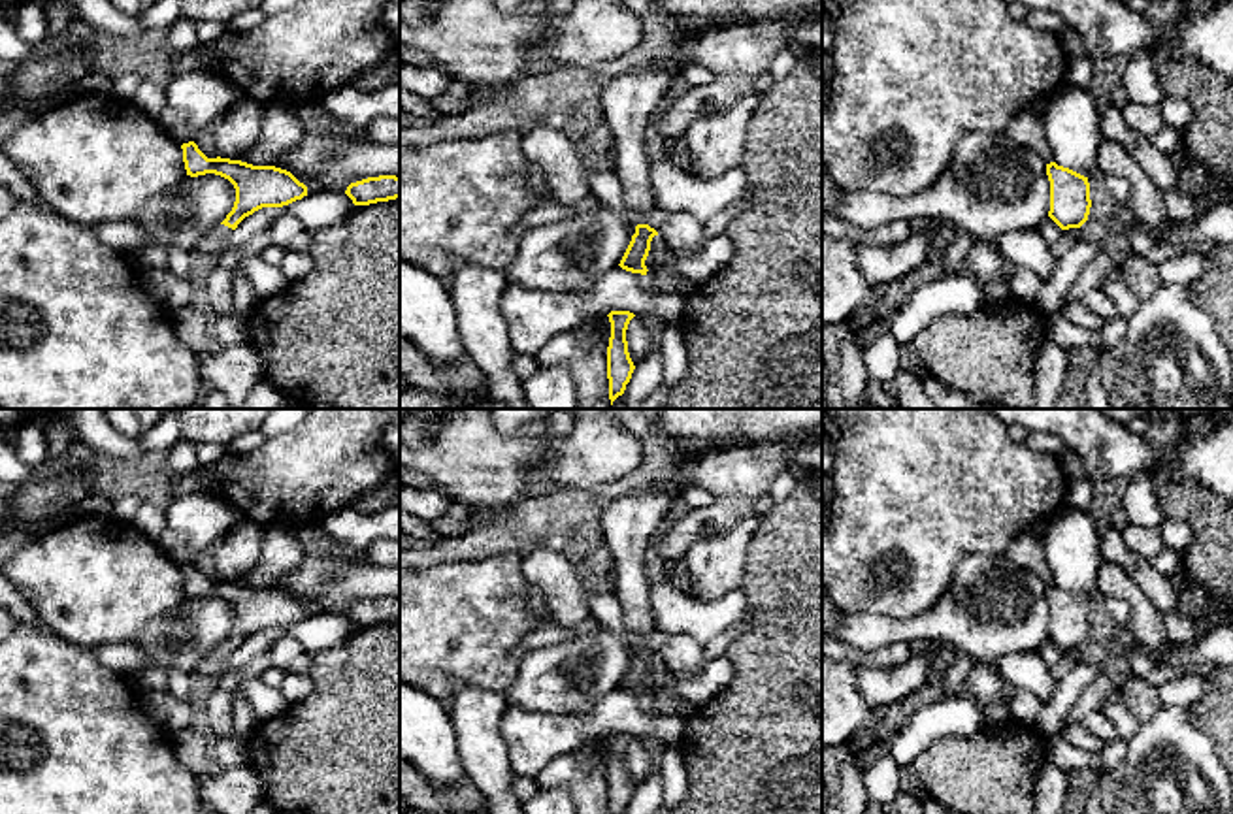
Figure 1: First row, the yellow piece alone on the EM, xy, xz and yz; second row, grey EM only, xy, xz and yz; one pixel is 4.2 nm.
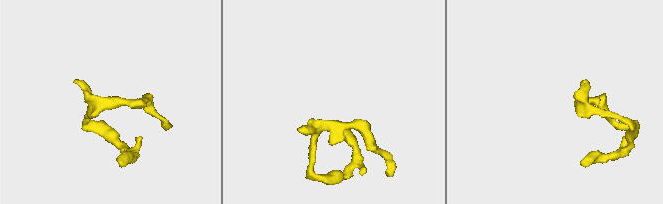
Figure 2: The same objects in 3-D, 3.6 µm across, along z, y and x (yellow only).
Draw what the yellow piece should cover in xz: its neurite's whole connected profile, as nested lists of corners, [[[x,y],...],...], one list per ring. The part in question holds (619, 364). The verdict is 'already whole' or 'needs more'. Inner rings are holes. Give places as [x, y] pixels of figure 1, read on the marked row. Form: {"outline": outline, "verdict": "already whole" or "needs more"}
{"outline": [[[611,311],[607,317],[611,322],[611,337],[607,347],[607,379],[609,399],[613,405],[613,401],[624,394],[626,384],[630,383],[635,369],[626,341],[628,324],[635,315],[630,311]]], "verdict": "already whole"}

